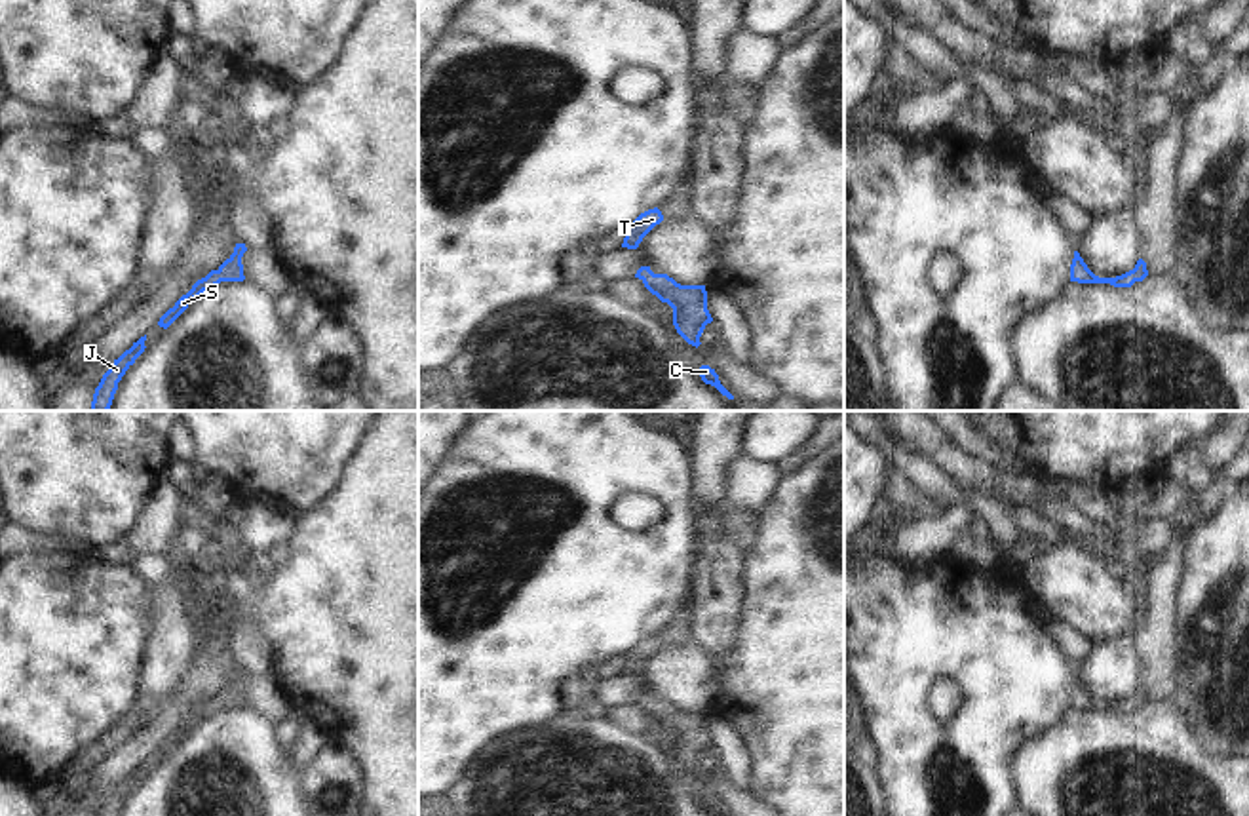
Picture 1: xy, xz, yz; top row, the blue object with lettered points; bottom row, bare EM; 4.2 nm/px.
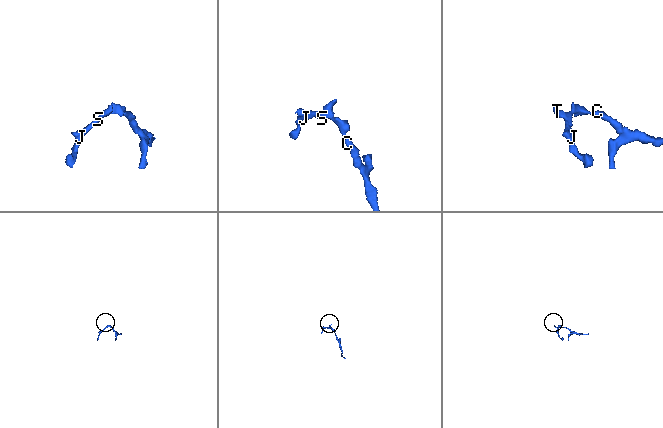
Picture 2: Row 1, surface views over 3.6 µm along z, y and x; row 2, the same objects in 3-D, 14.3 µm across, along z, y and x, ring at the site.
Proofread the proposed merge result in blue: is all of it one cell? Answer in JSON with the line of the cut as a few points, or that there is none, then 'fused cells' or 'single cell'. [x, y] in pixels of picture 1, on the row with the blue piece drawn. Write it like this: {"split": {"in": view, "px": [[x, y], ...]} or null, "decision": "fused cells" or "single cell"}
{"split": null, "decision": "single cell"}

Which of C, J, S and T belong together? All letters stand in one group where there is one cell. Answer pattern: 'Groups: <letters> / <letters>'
Groups: C J S T.

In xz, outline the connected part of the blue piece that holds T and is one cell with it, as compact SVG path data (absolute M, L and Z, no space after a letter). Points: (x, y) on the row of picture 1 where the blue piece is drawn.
M658 207L641 213L631 224L627 224L622 247L637 249L643 238L663 221Z

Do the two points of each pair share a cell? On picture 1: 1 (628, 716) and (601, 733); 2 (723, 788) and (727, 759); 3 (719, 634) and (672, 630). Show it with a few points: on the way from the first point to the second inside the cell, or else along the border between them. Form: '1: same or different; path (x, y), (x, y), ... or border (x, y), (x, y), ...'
1: different; border (605, 718), (654, 746)
2: different; border (721, 771), (746, 792)
3: different; border (691, 596), (698, 630)

